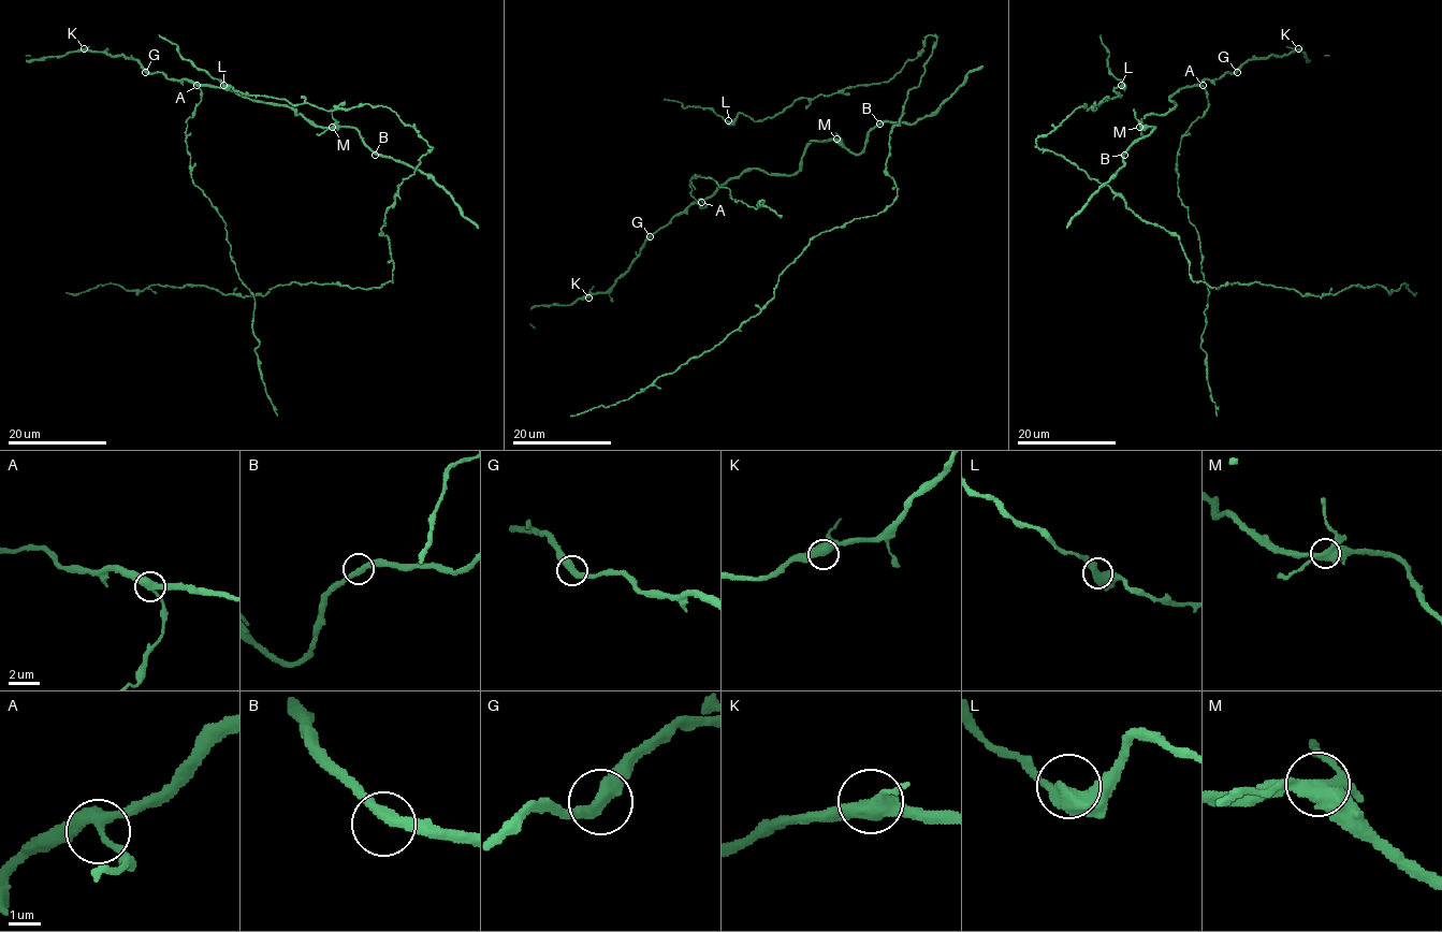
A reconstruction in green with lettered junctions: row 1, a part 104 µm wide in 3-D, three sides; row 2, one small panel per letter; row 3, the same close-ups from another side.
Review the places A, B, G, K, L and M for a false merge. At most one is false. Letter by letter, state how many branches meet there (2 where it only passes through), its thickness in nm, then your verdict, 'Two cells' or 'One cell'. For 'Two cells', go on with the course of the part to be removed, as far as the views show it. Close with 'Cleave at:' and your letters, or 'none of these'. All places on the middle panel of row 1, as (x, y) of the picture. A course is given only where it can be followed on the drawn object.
A: Branches: 3. Thickness 360 nm. One cell
B: Branches: 2. Thickness 340 nm. One cell
G: Branches: 2. Thickness 440 nm. One cell
K: Branches: 3. Thickness 440 nm. One cell
L: Branches: 3. Thickness 480 nm. One cell
M: Branches: 3. Thickness 440 nm. Two cells
Cleave at: M

